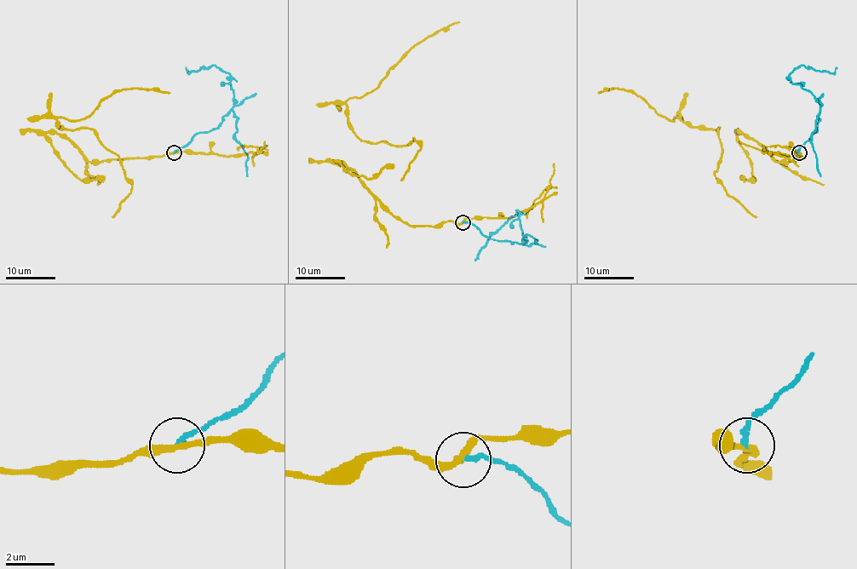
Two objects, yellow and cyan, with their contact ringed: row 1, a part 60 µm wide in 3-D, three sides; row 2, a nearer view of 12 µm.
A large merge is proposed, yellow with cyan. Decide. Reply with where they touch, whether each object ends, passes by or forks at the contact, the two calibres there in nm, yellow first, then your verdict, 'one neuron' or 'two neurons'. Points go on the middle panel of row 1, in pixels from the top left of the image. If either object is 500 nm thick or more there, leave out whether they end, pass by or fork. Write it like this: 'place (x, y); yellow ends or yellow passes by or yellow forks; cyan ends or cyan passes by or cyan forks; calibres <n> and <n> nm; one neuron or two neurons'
place (463, 222); yellow passes by; cyan ends; calibres 240 and 240 nm; two neurons

